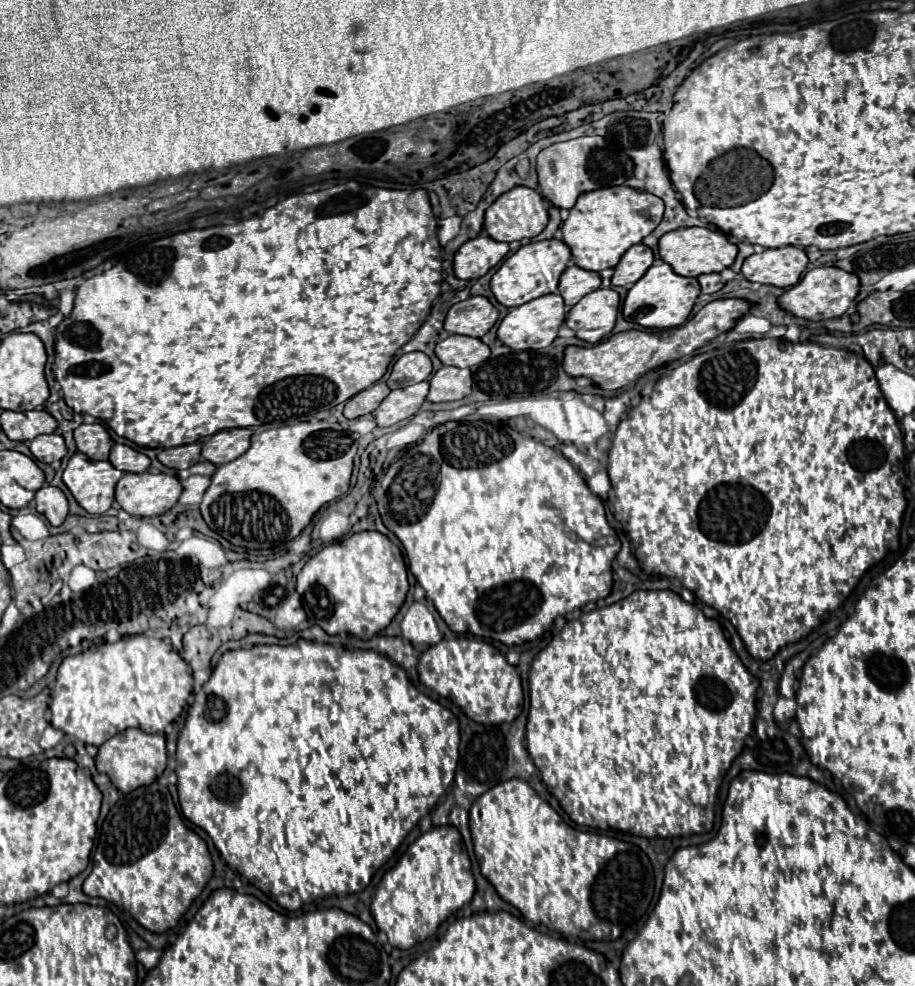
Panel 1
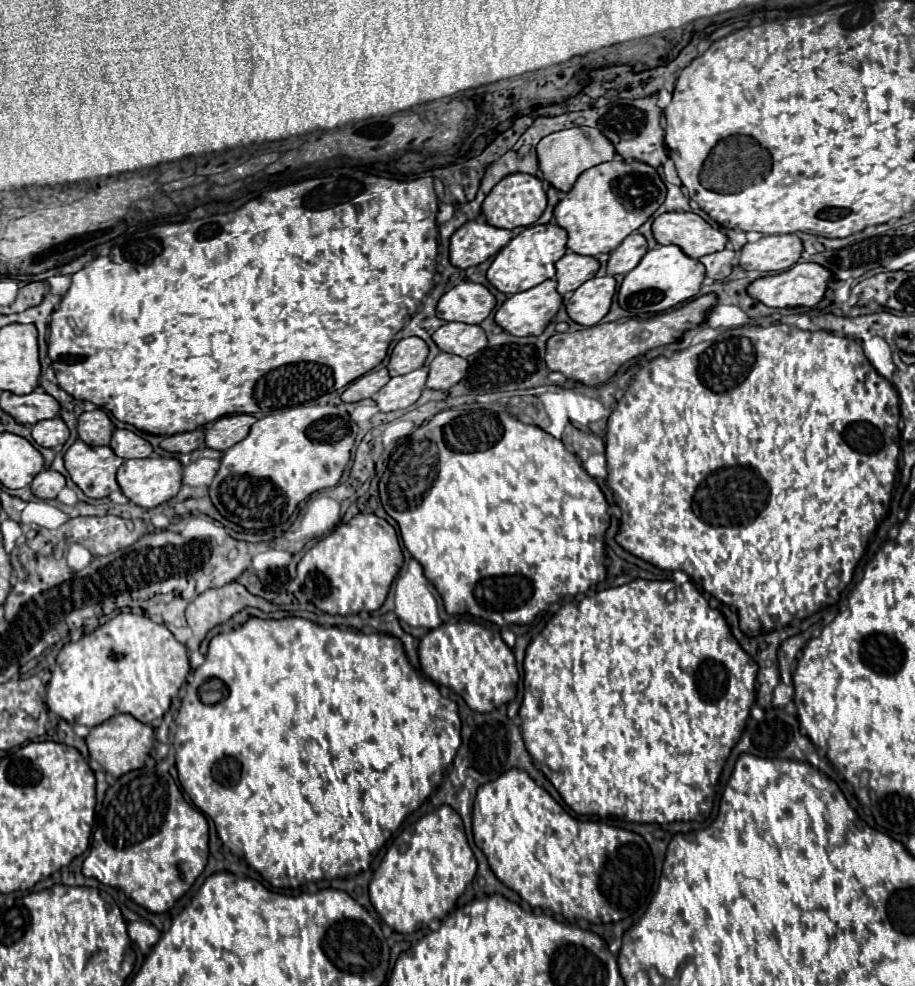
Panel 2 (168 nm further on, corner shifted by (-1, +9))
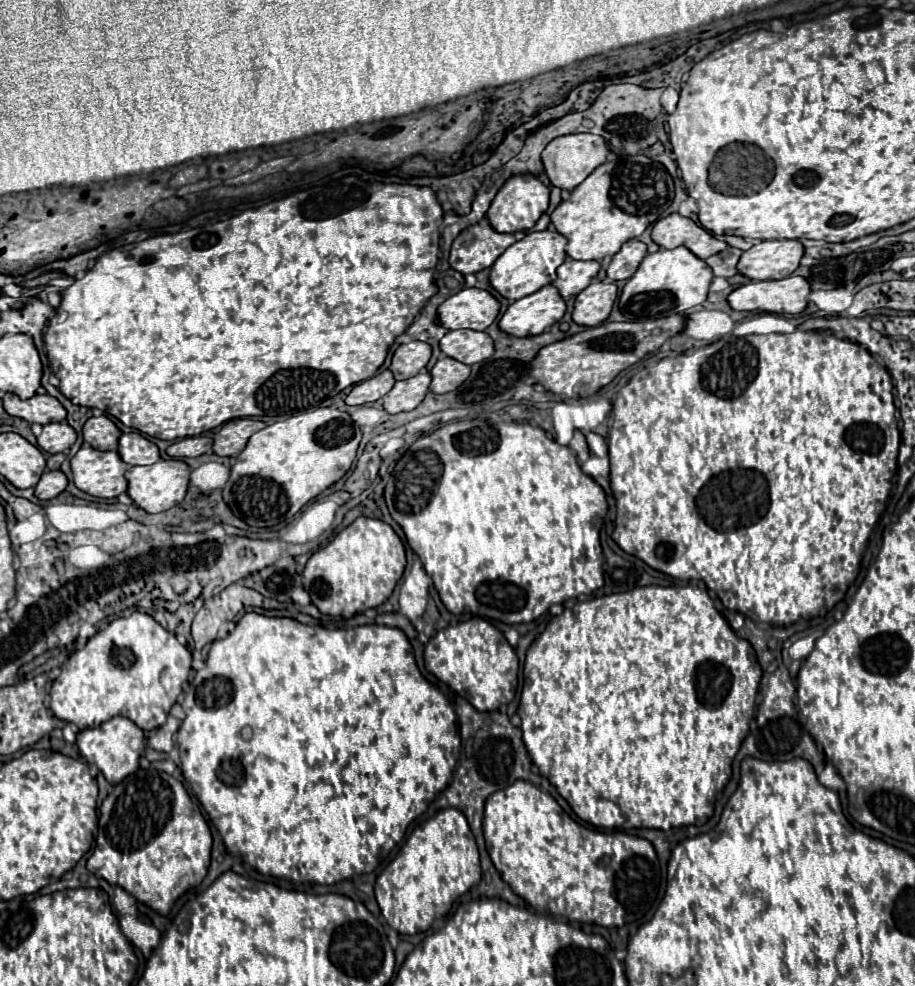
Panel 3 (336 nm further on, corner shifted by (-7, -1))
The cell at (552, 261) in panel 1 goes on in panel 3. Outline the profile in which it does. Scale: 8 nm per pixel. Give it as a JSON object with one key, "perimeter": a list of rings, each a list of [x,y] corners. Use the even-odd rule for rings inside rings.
{"perimeter":[[[543,230],[543,232],[527,232],[523,240],[517,240],[511,244],[491,266],[491,286],[505,298],[509,300],[519,300],[523,296],[529,296],[537,292],[539,288],[551,284],[557,274],[555,270],[563,264],[565,260],[565,244],[567,240],[555,232],[555,230]]]}

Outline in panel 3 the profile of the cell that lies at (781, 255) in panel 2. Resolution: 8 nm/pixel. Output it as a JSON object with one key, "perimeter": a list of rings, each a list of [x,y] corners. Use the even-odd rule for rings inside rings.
{"perimeter":[[[763,240],[741,254],[737,270],[751,280],[779,280],[797,270],[801,256],[799,240]]]}

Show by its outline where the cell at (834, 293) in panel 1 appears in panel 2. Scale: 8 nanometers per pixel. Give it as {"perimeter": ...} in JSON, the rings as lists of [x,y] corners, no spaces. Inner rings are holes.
{"perimeter":[[[799,262],[793,268],[789,268],[787,272],[771,274],[771,276],[755,280],[749,286],[749,294],[755,300],[759,300],[771,308],[813,308],[825,298],[831,278],[833,278],[833,272],[829,268],[815,264],[815,262]]]}

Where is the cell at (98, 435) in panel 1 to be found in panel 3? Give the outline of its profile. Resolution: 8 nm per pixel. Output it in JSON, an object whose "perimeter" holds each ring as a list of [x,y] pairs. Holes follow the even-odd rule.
{"perimeter":[[[109,416],[89,418],[83,426],[83,438],[97,450],[117,450],[121,430],[115,426],[115,422]]]}

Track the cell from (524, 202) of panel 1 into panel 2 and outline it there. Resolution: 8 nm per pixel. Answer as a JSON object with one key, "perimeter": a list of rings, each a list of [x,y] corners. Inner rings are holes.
{"perimeter":[[[511,174],[505,176],[499,184],[495,184],[495,188],[489,192],[489,196],[483,202],[483,214],[487,216],[487,222],[495,228],[505,228],[505,230],[513,230],[513,228],[527,228],[533,226],[543,210],[547,206],[547,196],[543,190],[543,182],[537,176],[531,174]]]}

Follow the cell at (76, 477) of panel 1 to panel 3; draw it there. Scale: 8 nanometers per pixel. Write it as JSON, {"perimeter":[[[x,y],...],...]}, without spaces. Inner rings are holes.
{"perimeter":[[[83,444],[79,452],[71,458],[73,482],[83,492],[95,498],[117,498],[127,490],[125,470],[129,466],[113,450],[103,452],[95,450],[89,444]]]}

